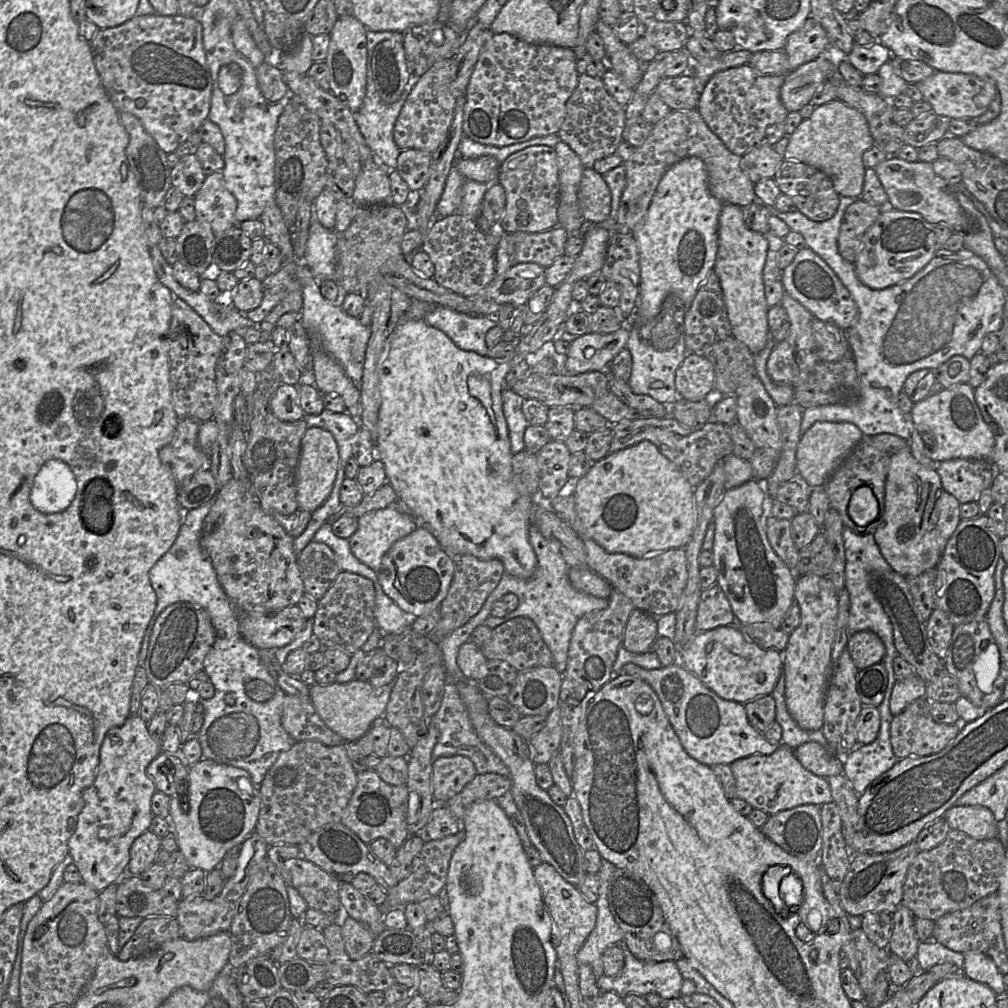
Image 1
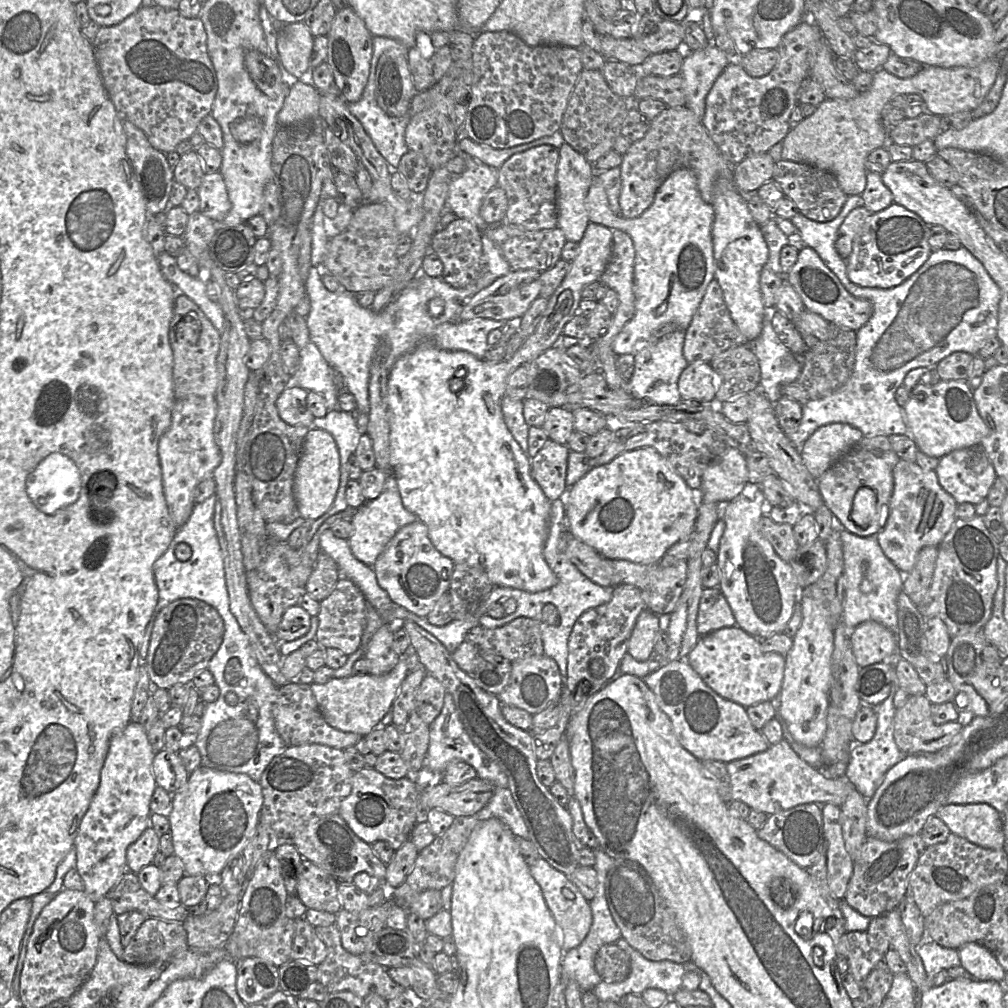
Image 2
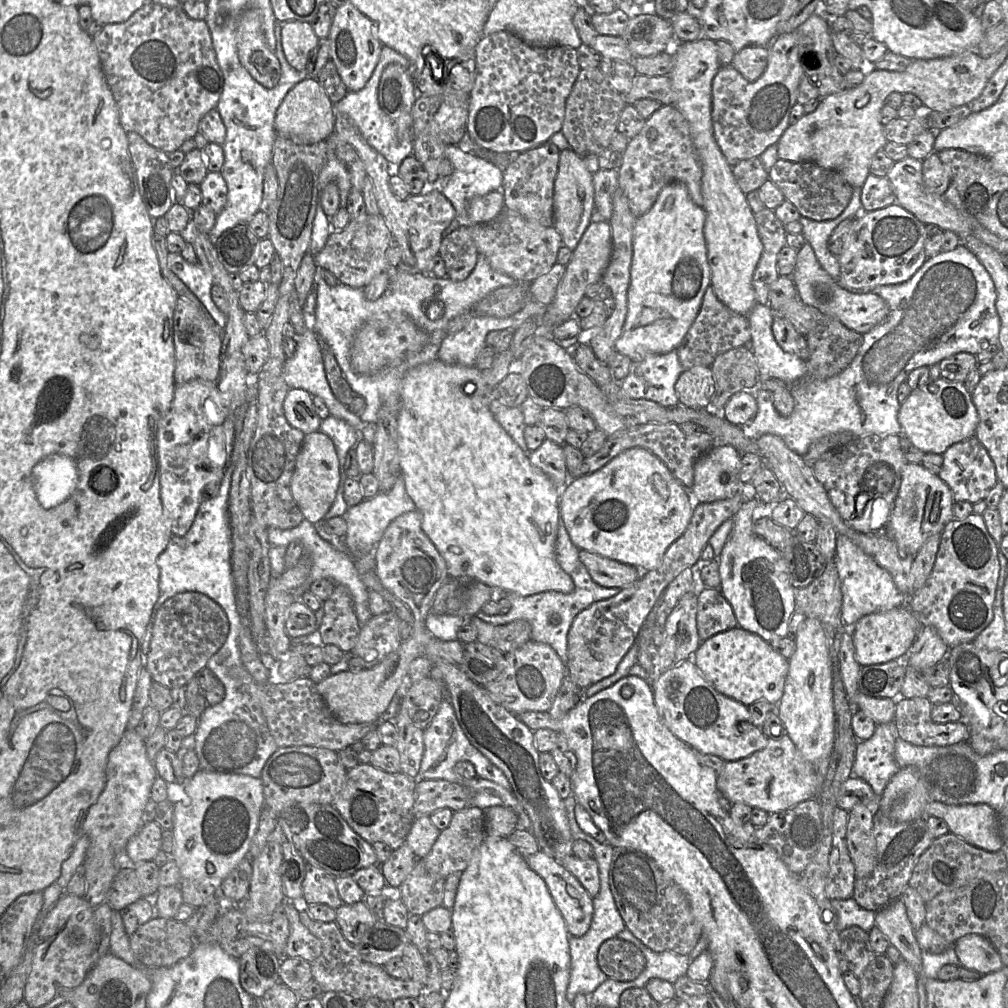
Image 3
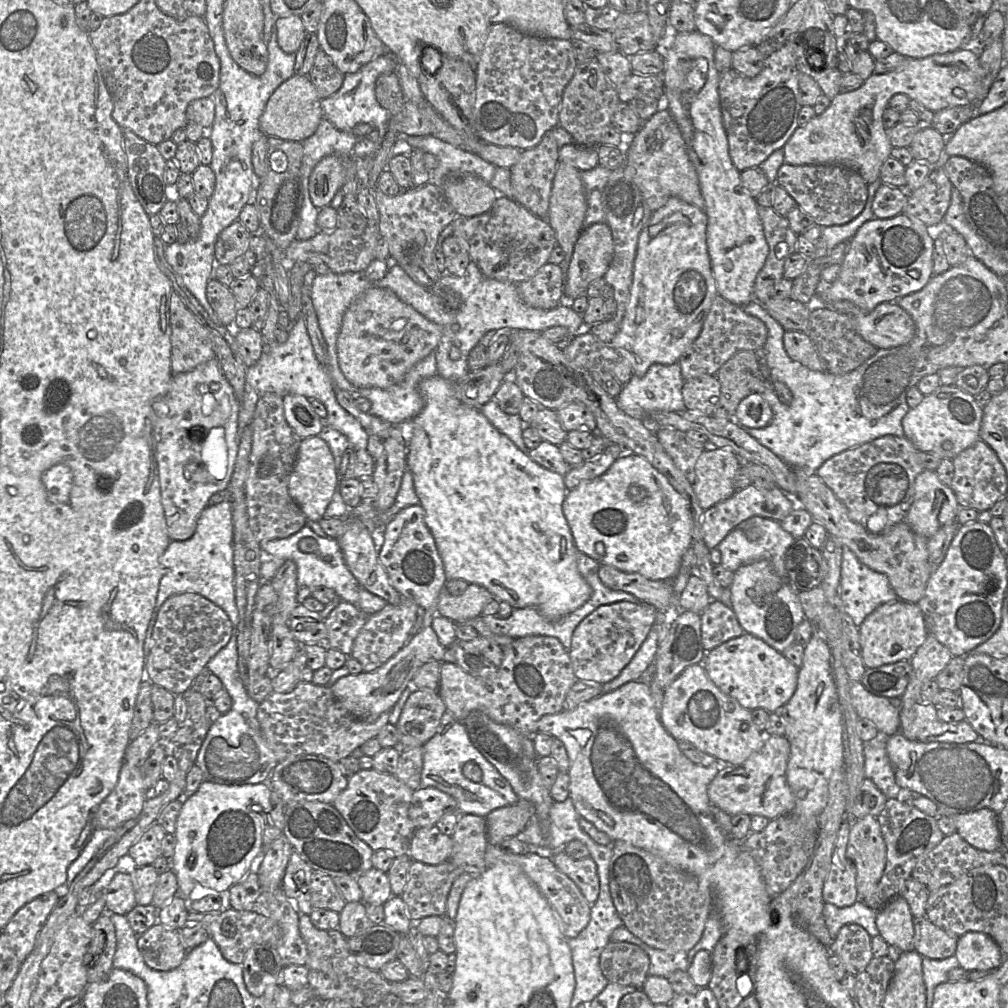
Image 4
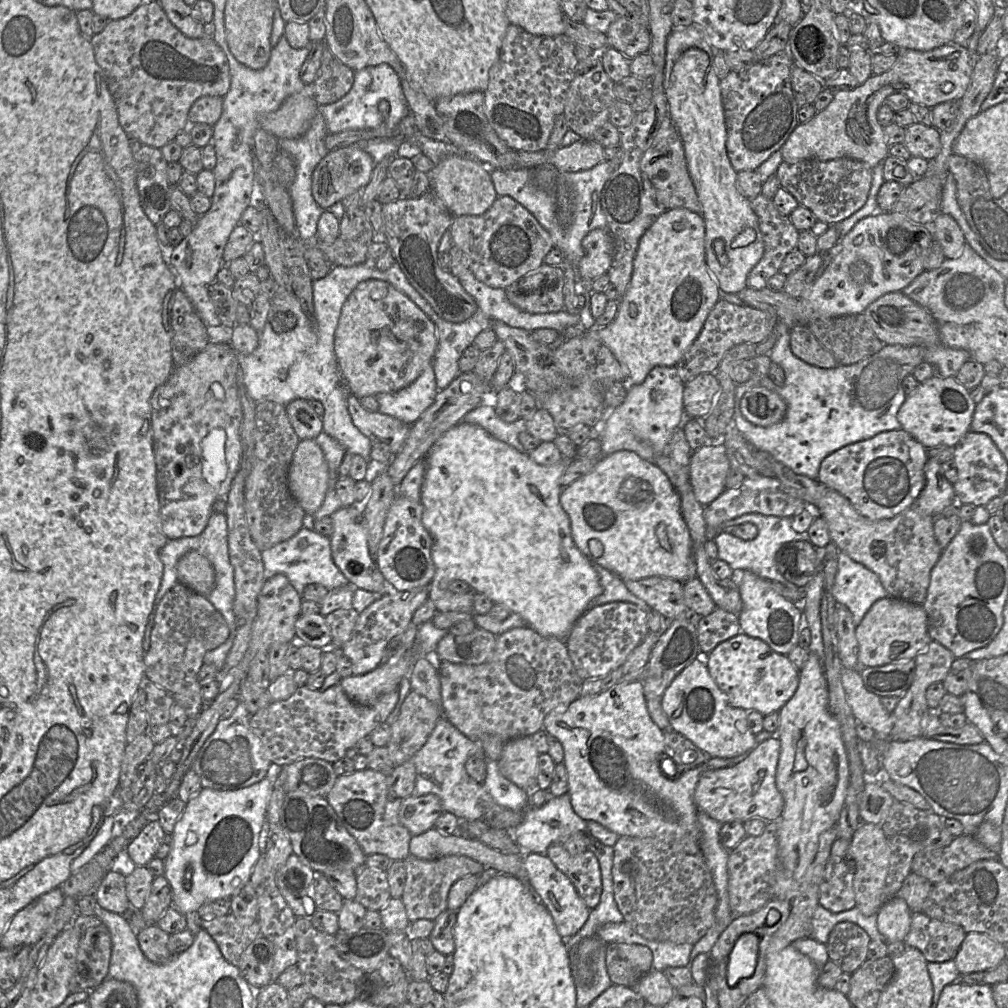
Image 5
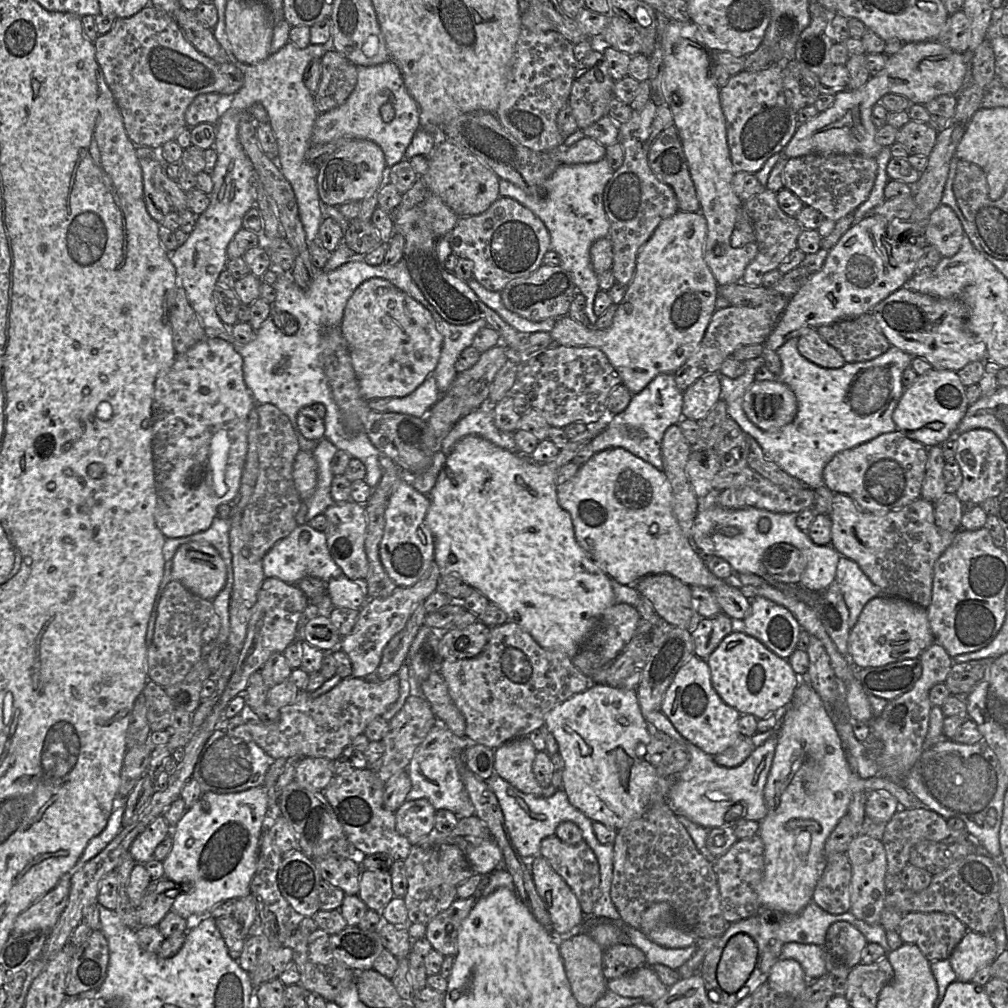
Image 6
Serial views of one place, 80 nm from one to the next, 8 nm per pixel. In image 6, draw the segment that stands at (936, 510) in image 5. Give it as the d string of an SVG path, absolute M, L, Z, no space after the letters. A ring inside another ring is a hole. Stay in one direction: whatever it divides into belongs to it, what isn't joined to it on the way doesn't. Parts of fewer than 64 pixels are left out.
M941 445L929 447L921 497L933 504L947 492L947 486L943 476L944 464L945 460Z

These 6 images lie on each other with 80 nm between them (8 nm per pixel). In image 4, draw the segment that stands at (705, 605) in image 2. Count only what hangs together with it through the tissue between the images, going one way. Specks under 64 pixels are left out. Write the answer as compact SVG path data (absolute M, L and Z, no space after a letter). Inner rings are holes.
M711 600L700 617L702 646L706 652L744 633L732 607L720 601Z

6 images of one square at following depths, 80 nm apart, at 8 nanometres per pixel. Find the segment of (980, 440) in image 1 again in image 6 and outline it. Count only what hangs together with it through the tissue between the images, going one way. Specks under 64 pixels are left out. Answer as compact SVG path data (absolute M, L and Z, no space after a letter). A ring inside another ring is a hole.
M932 368L918 375L911 386L904 390L892 418L898 431L929 448L942 445L956 436L958 425L969 405L966 388L957 372Z

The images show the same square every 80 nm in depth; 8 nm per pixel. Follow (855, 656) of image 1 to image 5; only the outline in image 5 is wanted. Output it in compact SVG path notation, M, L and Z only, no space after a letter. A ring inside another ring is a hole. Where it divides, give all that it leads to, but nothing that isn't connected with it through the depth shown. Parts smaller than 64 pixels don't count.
M886 597L876 601L865 614L855 630L858 642L858 662L860 667L877 667L904 660L915 659L932 641L928 634L928 618L922 605L900 599Z

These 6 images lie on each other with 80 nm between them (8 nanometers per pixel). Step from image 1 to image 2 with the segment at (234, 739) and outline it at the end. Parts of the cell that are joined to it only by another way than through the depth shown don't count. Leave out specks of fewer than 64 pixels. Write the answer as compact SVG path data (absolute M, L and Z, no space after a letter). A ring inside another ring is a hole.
M241 671L231 675L239 676L241 689L236 687L219 690L216 701L206 704L202 725L194 744L200 757L201 766L218 772L246 774L253 781L259 782L265 768L272 759L281 754L286 744L278 734L274 717L273 705L276 701L278 686L273 685L267 678L261 676L244 676ZM234 692L238 696L236 705L226 702L226 694Z

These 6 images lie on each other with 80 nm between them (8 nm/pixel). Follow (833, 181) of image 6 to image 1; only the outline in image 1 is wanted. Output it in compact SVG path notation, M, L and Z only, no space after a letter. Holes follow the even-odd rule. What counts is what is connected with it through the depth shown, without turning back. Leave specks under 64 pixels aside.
M784 159L778 167L774 180L782 194L790 197L797 210L816 222L826 221L834 216L840 202L831 178L824 172L803 162Z

